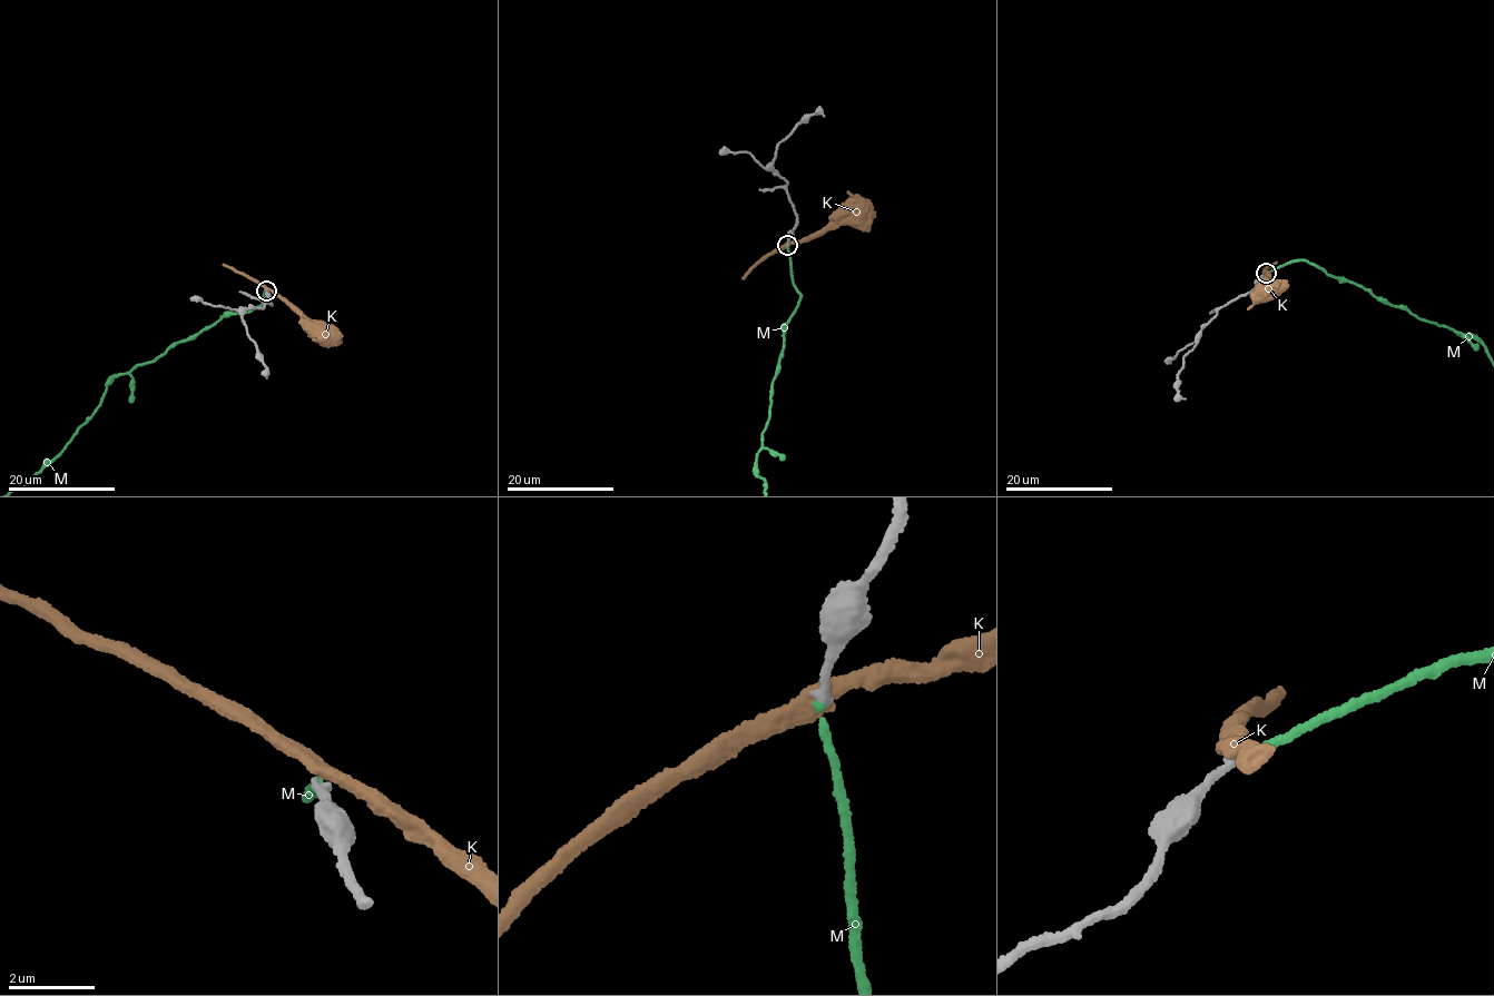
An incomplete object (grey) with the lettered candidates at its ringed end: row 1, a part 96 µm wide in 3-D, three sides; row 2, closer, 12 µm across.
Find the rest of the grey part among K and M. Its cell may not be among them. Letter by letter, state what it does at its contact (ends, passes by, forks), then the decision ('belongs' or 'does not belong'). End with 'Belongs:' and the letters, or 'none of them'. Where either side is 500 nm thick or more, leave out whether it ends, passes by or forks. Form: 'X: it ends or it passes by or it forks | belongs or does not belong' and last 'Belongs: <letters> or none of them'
K: it passes by | does not belong
M: it ends | belongs
Belongs: M

